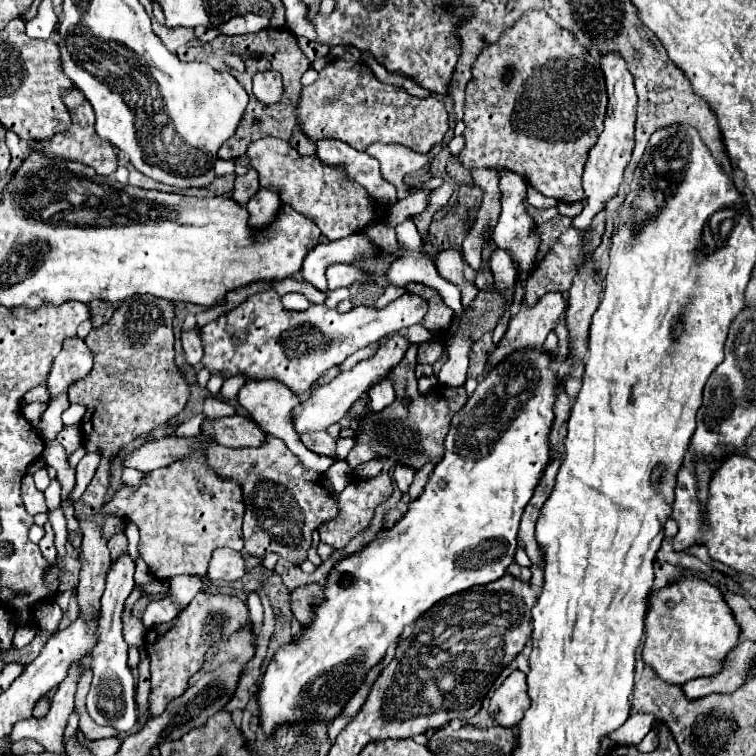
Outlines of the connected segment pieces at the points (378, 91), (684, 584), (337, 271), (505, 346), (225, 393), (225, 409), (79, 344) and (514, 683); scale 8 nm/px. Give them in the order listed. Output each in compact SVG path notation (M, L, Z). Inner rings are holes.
M341 58L329 62L325 70L319 72L319 78L311 86L303 88L295 112L307 138L335 138L355 150L365 150L369 144L381 142L403 144L415 152L427 154L449 130L449 112L443 102L433 96L413 98L397 86L381 84L371 68Z
M683 578L653 592L649 604L651 610L645 620L643 662L649 664L659 678L679 686L693 678L715 676L723 670L725 656L735 648L741 628L717 586L711 586L701 578ZM667 600L675 602L673 610L665 606Z
M333 264L331 268L327 268L327 284L329 290L335 288L351 288L355 282L367 282L367 276L355 268L355 266L347 266L347 264Z
M561 292L545 294L535 306L521 304L519 312L509 320L509 328L491 354L485 372L489 372L491 366L499 364L499 360L503 360L513 350L543 346L547 334L557 326L557 320L565 312L565 308L567 300Z
M231 376L231 378L227 378L225 382L223 382L223 386L221 386L221 396L223 398L227 398L227 400L231 400L231 398L235 398L237 396L237 392L239 392L239 388L245 384L245 376Z
M207 398L207 400L203 402L203 414L205 414L209 420L213 420L213 418L223 418L223 416L235 414L235 408L233 408L231 404L219 400L219 398Z
M73 336L63 342L63 350L55 358L55 364L51 368L51 376L47 380L47 388L51 390L51 398L67 392L69 384L73 380L79 380L87 376L93 364L93 352L83 342L83 338Z
M515 670L503 682L503 686L493 694L489 714L493 716L493 720L499 726L515 728L519 724L519 720L523 718L523 714L527 710L527 704L529 704L529 696L527 696L525 674Z

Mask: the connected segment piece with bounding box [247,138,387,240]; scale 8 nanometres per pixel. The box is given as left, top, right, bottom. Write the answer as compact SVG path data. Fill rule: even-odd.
M261 138L255 144L249 146L247 156L251 158L251 166L259 172L259 184L265 188L275 188L281 192L281 200L291 204L297 212L303 212L303 216L311 218L319 228L321 234L327 236L329 240L339 240L351 234L361 232L367 228L373 220L385 220L387 218L387 208L383 208L377 200L373 200L363 186L353 182L343 166L329 166L323 164L317 156L301 156L295 148L289 146L289 142L279 140L279 138Z

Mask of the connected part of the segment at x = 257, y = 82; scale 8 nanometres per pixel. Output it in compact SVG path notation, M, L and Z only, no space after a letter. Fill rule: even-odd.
M259 72L253 76L253 94L263 102L279 102L283 96L283 82L277 72Z

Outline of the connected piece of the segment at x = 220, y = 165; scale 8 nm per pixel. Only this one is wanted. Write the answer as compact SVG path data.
M218 159L215 163L215 175L216 177L221 177L228 174L235 173L235 163L234 160L223 160Z

